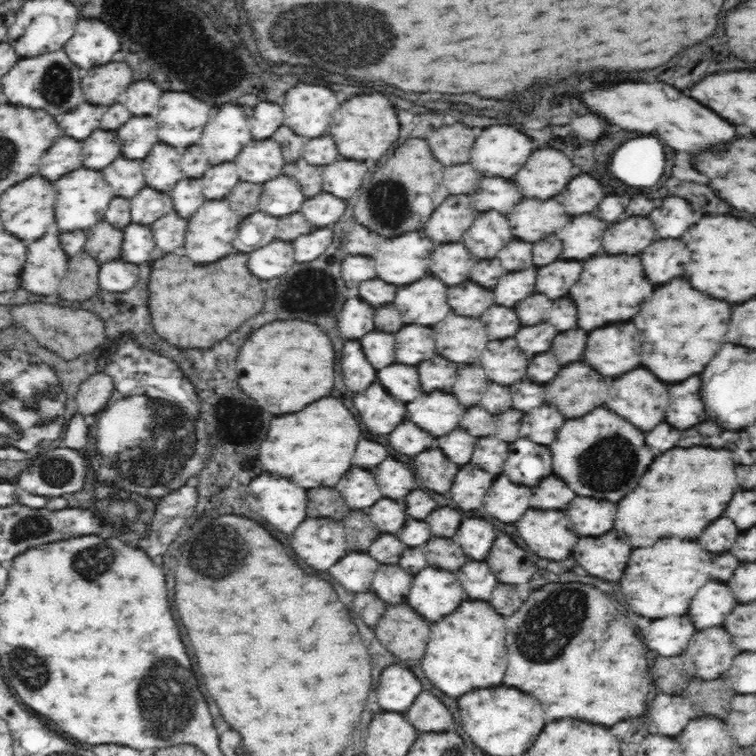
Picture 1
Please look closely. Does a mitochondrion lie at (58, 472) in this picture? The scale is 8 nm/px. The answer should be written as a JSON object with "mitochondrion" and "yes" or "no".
{"mitochondrion":"yes"}

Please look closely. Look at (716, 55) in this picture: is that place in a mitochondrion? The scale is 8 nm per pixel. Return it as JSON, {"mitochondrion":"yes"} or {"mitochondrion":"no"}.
{"mitochondrion":"no"}

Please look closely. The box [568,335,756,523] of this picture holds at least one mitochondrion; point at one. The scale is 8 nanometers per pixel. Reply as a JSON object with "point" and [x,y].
{"point":[612,463]}

